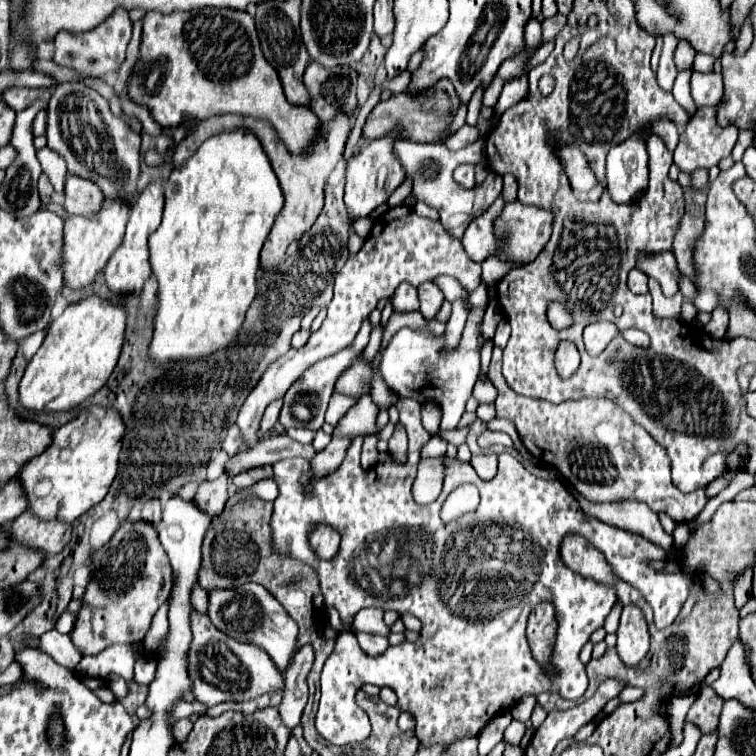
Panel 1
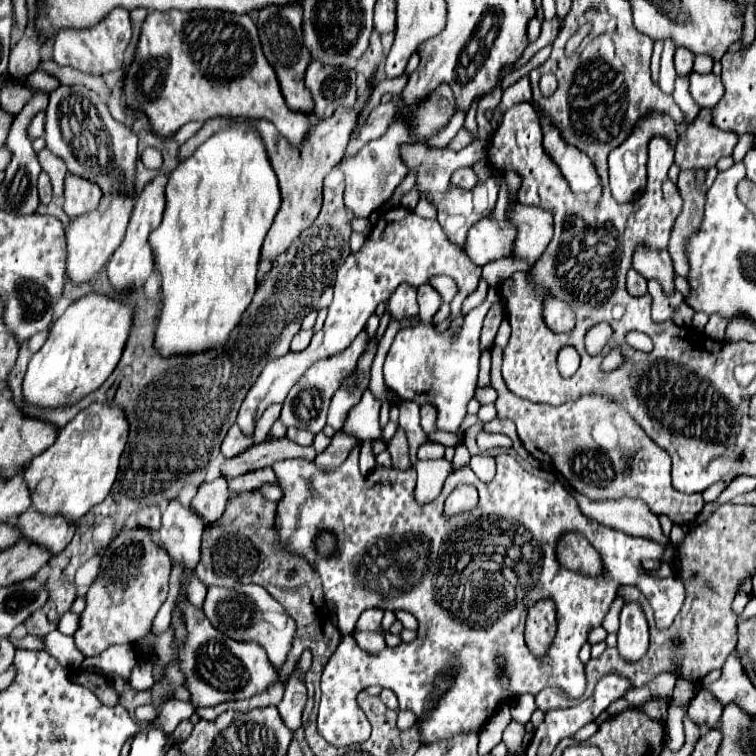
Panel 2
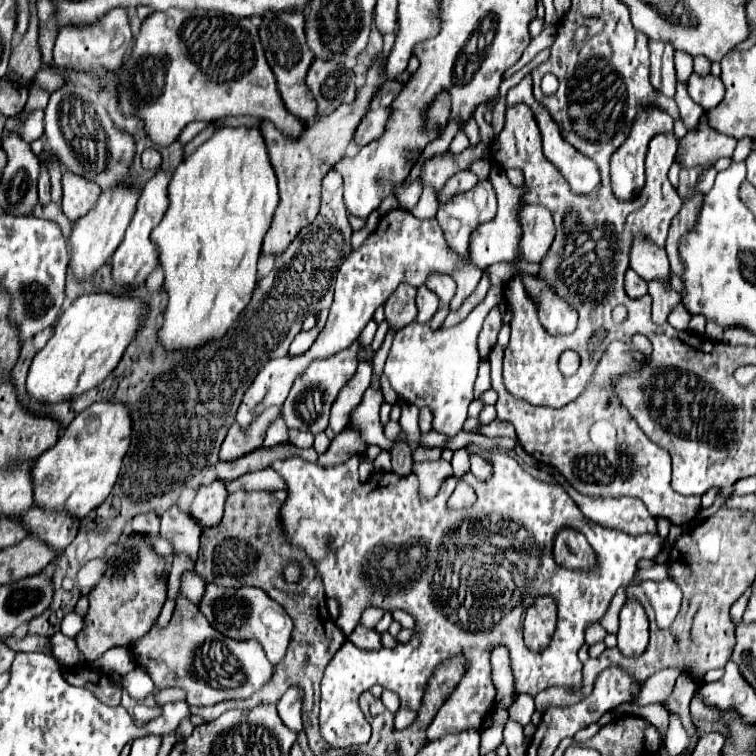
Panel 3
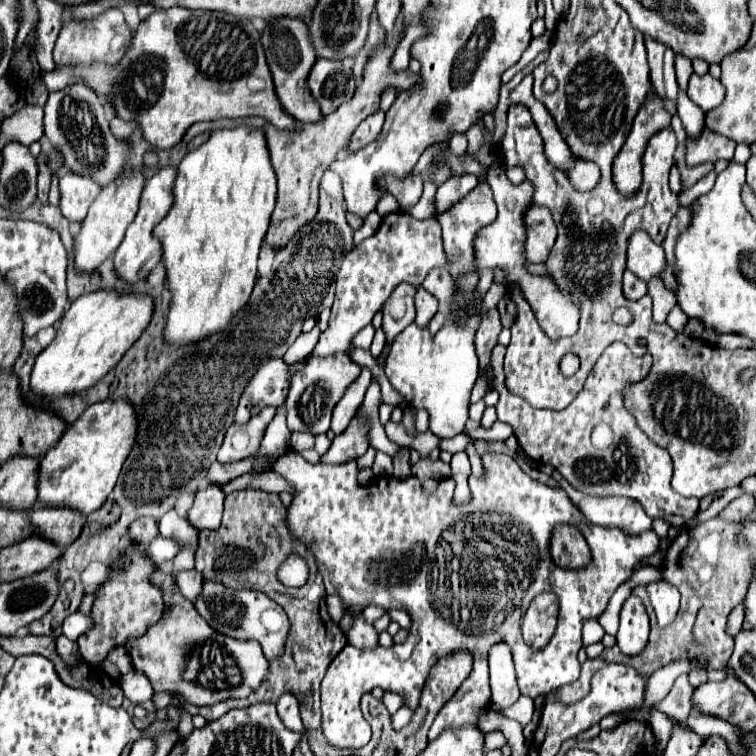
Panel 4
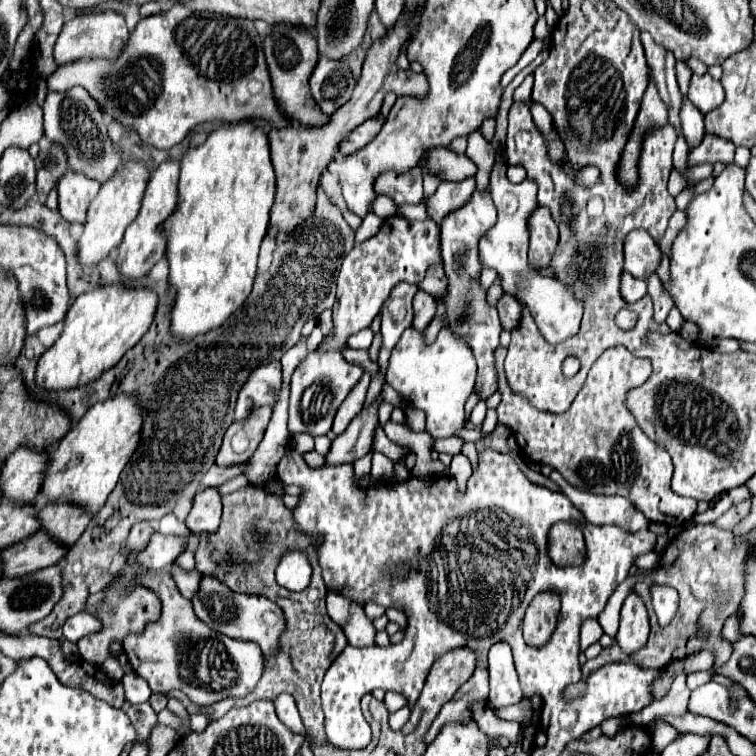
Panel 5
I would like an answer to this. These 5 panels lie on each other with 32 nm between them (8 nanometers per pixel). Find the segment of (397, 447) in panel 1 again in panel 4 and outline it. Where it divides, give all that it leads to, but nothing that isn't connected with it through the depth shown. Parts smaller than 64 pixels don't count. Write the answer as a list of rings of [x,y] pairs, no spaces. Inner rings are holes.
[[[400,446],[398,452],[392,456],[392,464],[394,464],[394,476],[396,478],[410,476],[410,448]]]

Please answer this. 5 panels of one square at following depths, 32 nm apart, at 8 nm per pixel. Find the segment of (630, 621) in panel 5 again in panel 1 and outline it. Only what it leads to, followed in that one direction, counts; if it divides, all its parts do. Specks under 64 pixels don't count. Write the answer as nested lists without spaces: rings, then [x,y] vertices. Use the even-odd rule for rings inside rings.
[[[624,606],[620,628],[616,632],[616,650],[626,666],[638,666],[650,648],[650,634],[642,612],[636,606]]]

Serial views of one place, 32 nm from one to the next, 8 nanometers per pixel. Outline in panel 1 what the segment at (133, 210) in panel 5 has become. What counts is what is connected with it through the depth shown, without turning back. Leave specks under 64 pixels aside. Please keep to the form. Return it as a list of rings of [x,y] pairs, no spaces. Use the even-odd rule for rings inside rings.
[[[104,200],[102,212],[94,218],[68,216],[68,220],[64,222],[64,244],[62,244],[62,256],[60,256],[64,286],[68,286],[70,290],[80,290],[94,282],[96,274],[104,270],[108,258],[124,238],[128,210],[130,208],[124,208],[124,204],[112,204],[110,200]]]

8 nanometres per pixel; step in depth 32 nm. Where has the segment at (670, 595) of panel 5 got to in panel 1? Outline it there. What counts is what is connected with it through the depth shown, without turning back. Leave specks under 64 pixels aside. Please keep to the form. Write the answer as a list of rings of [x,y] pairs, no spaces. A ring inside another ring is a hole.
[[[400,398],[398,411],[399,422],[408,430],[404,464],[386,452],[382,462],[364,470],[360,466],[364,436],[354,436],[338,470],[318,480],[310,478],[310,464],[304,458],[286,458],[274,464],[278,498],[274,500],[270,520],[272,552],[314,568],[326,606],[370,606],[370,602],[378,602],[382,610],[402,610],[422,620],[420,640],[389,646],[378,658],[364,654],[352,632],[337,637],[322,670],[322,696],[316,712],[316,730],[331,744],[360,743],[369,737],[368,714],[354,702],[354,694],[364,682],[394,688],[400,708],[414,716],[416,738],[426,748],[436,744],[450,748],[456,740],[476,736],[488,720],[512,708],[526,694],[538,696],[544,690],[552,690],[564,699],[581,697],[587,689],[588,677],[579,659],[580,650],[592,630],[604,626],[614,606],[614,590],[582,578],[564,566],[560,544],[566,534],[580,532],[580,536],[606,554],[614,572],[639,589],[652,606],[656,628],[668,628],[690,596],[690,590],[700,586],[686,572],[668,574],[656,570],[652,562],[666,558],[660,546],[644,536],[588,516],[560,480],[536,478],[512,454],[498,456],[498,474],[488,482],[476,474],[472,464],[444,456],[446,478],[442,494],[432,504],[416,504],[410,490],[420,450],[432,434],[420,422],[420,402],[416,398]],[[458,484],[474,484],[482,500],[478,512],[452,522],[448,528],[440,520],[440,508]],[[318,522],[334,526],[342,536],[340,550],[332,560],[312,558],[308,538]],[[396,530],[400,532],[398,540],[406,542],[406,546],[398,546],[402,550],[398,550],[400,554],[392,562],[392,570],[398,570],[398,574],[386,574],[372,566],[364,570],[360,552],[374,542],[374,534],[396,534]],[[420,530],[424,530],[424,540],[402,534]],[[490,544],[496,544],[496,548],[488,550]],[[516,544],[522,558],[518,558],[520,552],[514,552],[518,550]],[[542,602],[554,606],[556,620],[562,624],[554,648],[554,660],[558,662],[558,676],[554,680],[532,658],[526,638],[528,616]]]

